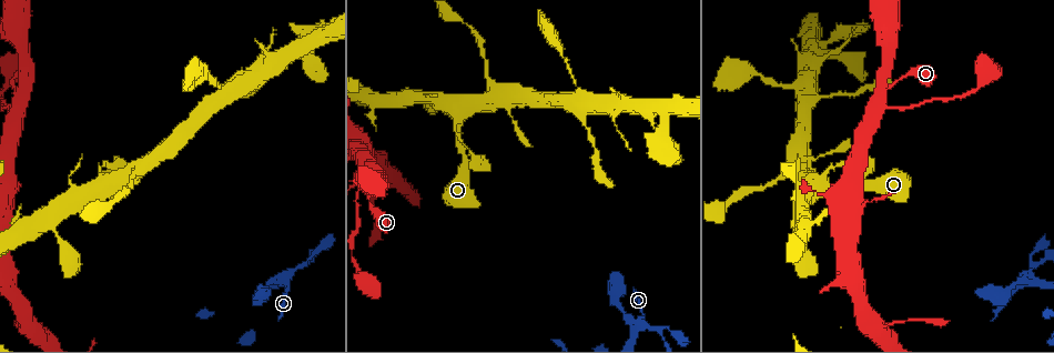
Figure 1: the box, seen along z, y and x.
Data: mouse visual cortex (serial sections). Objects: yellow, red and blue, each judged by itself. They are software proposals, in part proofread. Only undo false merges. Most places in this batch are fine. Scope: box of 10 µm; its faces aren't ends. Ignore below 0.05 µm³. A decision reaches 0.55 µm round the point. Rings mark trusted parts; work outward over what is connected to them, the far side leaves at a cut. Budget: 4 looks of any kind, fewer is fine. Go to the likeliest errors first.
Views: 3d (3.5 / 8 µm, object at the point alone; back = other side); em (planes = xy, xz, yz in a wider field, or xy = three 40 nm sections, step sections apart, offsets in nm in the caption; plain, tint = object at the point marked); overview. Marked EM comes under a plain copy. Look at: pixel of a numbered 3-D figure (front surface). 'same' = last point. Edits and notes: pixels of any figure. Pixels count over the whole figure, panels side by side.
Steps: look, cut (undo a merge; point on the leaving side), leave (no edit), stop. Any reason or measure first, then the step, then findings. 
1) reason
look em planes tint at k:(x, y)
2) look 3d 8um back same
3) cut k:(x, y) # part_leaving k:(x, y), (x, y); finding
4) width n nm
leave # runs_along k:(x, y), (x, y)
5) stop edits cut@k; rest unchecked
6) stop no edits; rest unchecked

a fork
look 3d 3.5um at 1:(656, 328)

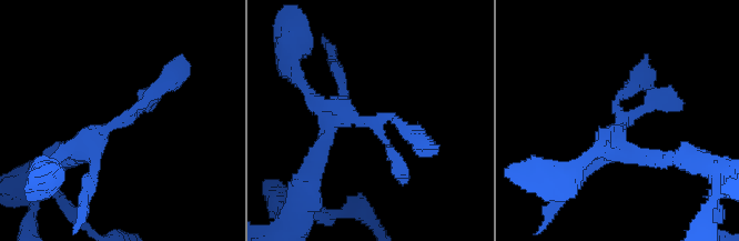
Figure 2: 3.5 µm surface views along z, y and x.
look em planes tint at 2:(620, 115)

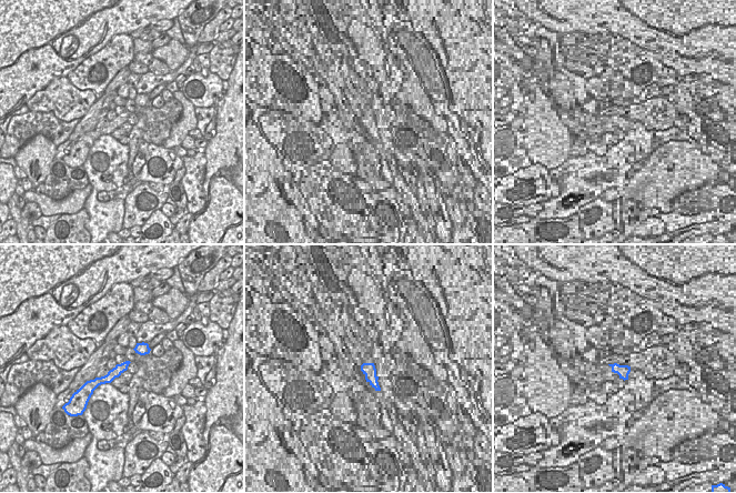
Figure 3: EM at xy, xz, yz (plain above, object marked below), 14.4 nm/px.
leave # runs_along 3:(124, 365), (109, 378), (90, 386); continuous, no second cell

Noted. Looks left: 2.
look 3d 3.5um at 1:(885, 90)

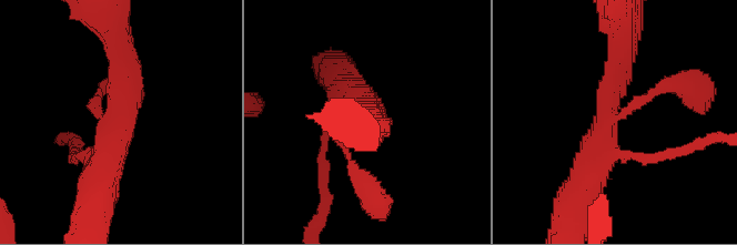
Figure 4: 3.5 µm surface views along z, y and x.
shape alone is not enough
look em xy step 3 tint at 4:(612, 120)

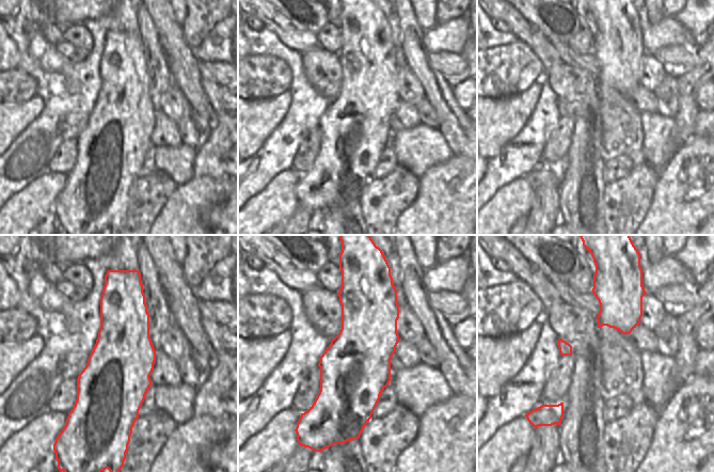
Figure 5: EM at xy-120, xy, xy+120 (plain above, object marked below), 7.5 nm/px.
arm_widths 150, 300, 500 nm
leave # one cell here

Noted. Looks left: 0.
stop no edits; rest unchecked

